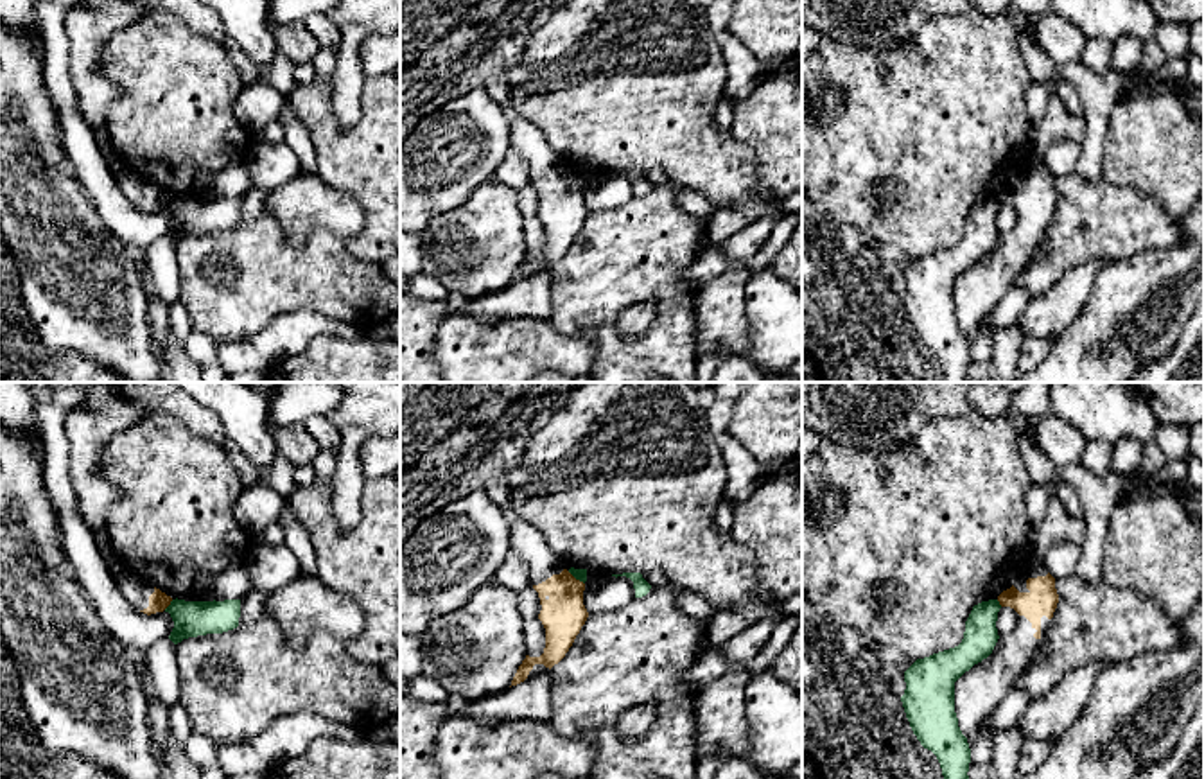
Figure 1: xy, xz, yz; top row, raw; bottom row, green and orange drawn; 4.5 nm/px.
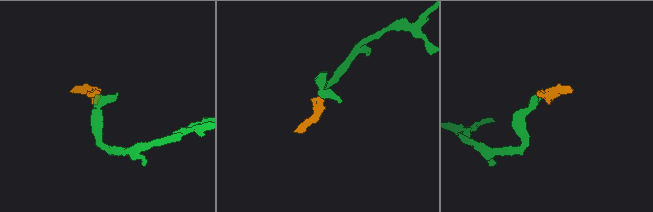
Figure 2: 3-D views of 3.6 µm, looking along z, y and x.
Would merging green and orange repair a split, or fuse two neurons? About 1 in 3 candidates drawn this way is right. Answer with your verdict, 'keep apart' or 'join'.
keep apart

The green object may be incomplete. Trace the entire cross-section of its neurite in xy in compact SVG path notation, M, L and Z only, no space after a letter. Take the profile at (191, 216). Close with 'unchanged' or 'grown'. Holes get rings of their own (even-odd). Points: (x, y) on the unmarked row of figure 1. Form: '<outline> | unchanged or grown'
M172 197L165 206L174 219L169 237L178 242L183 237L222 232L239 224L240 197L185 199Z | unchanged

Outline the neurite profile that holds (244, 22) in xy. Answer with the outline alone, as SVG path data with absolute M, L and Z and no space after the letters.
M197 0L222 22L226 36L258 68L267 68L278 52L267 23L269 0Z

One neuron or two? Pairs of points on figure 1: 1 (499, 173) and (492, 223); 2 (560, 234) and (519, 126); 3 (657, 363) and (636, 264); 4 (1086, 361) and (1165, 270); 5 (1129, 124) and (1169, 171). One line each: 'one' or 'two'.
1: two
2: one
3: one
4: one
5: one

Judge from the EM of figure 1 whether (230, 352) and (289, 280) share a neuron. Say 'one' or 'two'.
two

